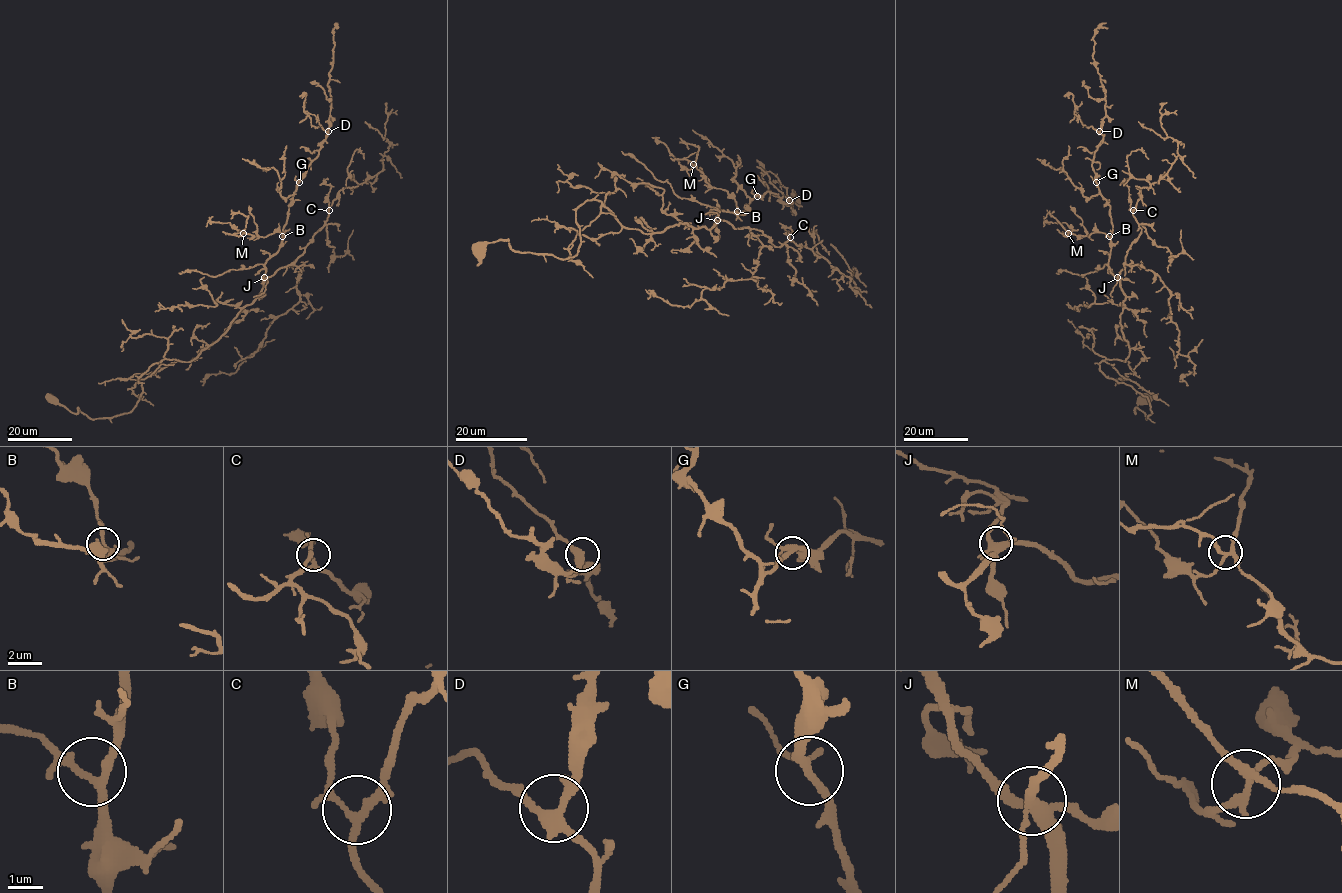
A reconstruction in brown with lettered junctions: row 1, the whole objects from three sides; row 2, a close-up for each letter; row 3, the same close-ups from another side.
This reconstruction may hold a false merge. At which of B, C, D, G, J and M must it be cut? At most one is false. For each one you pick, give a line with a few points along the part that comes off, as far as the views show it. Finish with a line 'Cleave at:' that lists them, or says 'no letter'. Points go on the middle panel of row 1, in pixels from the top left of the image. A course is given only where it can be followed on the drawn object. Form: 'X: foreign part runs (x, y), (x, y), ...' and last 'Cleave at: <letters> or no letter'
Cleave at: no letter

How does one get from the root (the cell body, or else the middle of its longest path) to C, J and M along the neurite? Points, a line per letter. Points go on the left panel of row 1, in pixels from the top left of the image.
C: (249, 304), (260, 293), (266, 278), (291, 264), (303, 252), (324, 224), (329, 210)
J: (249, 304), (260, 293), (264, 277)
M: (249, 304), (262, 288), (265, 262), (278, 250), (282, 235), (278, 232), (265, 236), (243, 233)

